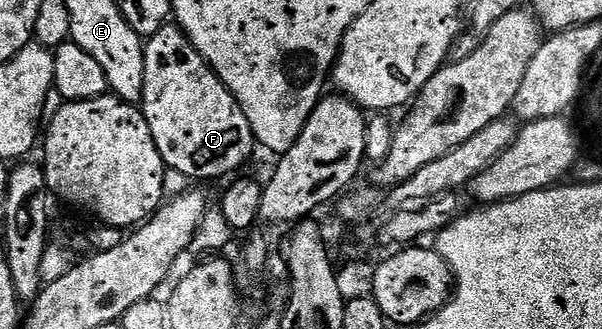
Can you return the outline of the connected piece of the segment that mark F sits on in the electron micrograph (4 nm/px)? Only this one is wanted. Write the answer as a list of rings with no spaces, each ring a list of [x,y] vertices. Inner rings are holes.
[[[164,25],[154,37],[144,42],[144,47],[143,95],[139,108],[145,114],[145,122],[147,127],[151,127],[155,147],[159,147],[159,155],[166,166],[182,172],[189,179],[198,177],[201,181],[207,180],[208,177],[228,178],[236,174],[236,169],[252,155],[253,149],[255,150],[255,142],[251,123],[247,123],[247,115],[243,115],[231,91],[227,91],[225,84],[217,78],[215,71],[203,59],[203,55],[195,51],[180,25]]]

